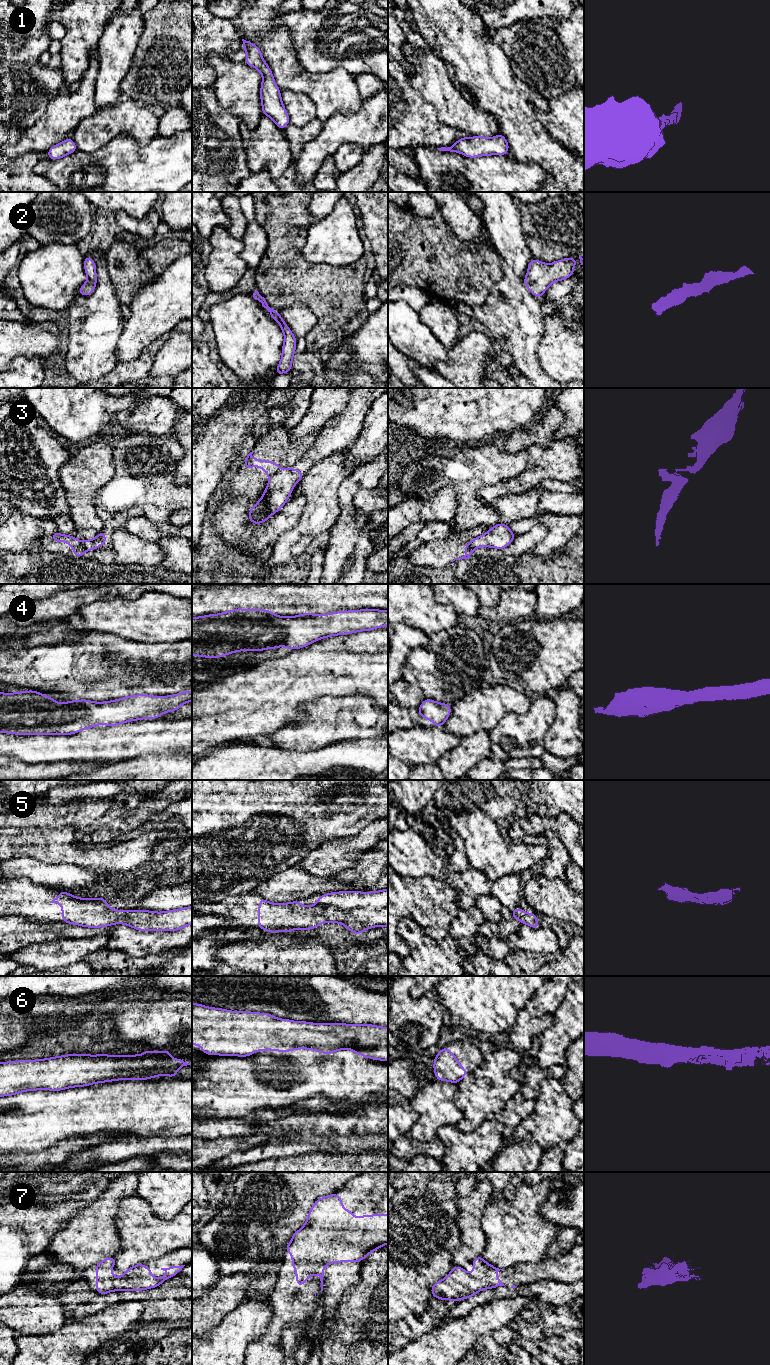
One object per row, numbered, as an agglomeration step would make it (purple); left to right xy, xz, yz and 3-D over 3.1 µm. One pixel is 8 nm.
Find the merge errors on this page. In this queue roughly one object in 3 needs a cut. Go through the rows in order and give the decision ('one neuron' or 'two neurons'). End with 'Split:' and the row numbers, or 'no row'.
1: one neuron
2: one neuron
3: two neurons
4: one neuron
5: one neuron
6: one neuron
7: one neuron
Split: 3

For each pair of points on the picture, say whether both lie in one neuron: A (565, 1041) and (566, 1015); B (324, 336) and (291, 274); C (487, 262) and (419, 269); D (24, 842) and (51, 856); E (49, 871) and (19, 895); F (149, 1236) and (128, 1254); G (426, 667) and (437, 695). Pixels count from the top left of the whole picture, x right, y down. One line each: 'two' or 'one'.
A: one
B: one
C: one
D: one
E: two
F: one
G: one

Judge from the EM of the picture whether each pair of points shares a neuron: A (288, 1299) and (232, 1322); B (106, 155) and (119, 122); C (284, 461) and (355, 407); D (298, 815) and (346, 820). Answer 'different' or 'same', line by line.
A: different
B: different
C: different
D: same

